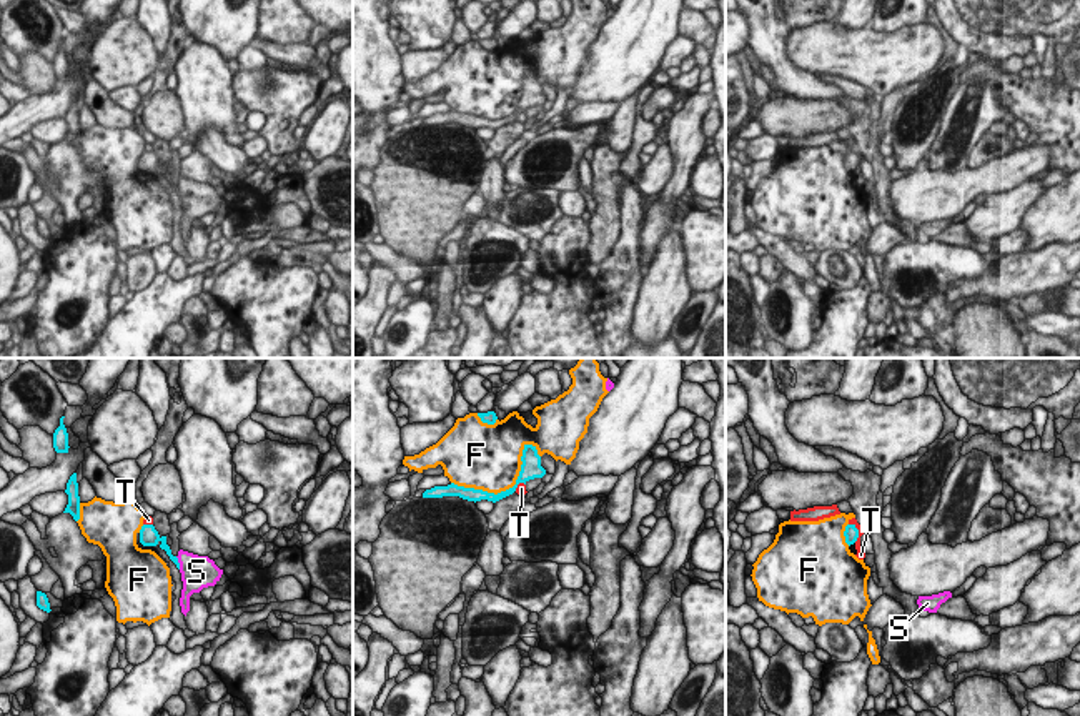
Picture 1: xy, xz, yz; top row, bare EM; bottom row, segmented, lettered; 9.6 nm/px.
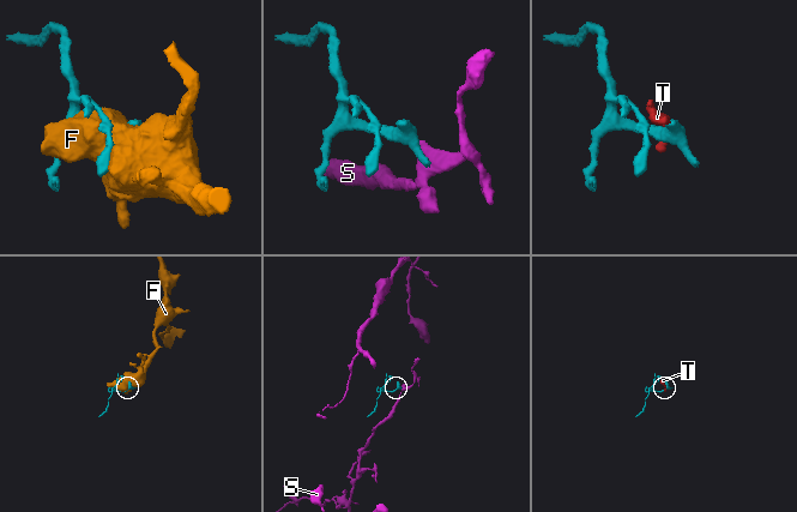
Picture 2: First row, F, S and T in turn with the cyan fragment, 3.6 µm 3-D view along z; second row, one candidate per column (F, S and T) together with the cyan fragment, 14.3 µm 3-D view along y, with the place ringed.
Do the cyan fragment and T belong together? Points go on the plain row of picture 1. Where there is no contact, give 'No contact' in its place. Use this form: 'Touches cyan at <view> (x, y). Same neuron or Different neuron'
Touches cyan at yz (857, 159). Different neuron

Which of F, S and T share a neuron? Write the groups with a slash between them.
F / S / T

